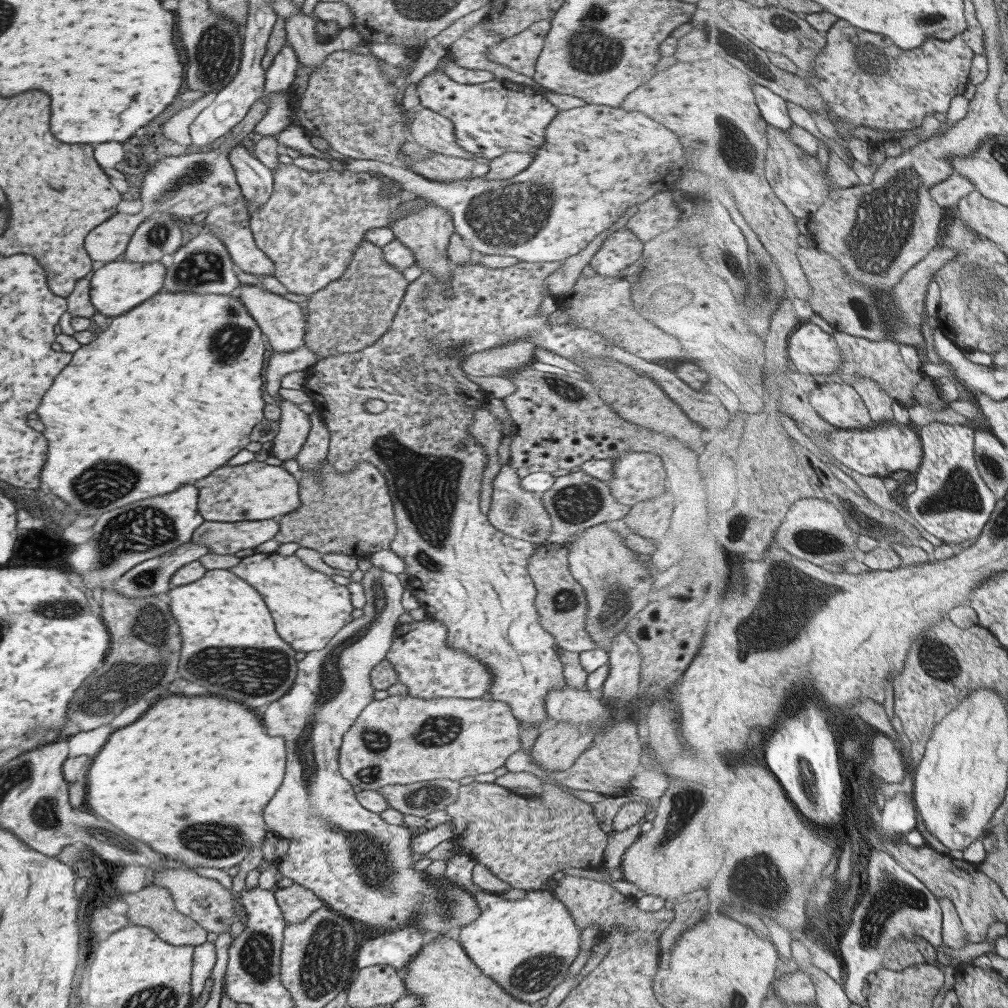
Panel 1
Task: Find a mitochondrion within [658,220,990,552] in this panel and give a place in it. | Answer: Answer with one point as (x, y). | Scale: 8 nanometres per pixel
(960, 490)

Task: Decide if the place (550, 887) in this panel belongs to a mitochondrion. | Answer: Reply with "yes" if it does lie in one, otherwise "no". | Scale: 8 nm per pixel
no

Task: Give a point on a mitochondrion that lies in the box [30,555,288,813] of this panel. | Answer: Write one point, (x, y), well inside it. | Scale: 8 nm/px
(125, 680)

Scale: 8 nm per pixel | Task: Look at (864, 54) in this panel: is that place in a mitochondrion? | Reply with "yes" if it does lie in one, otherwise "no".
yes

